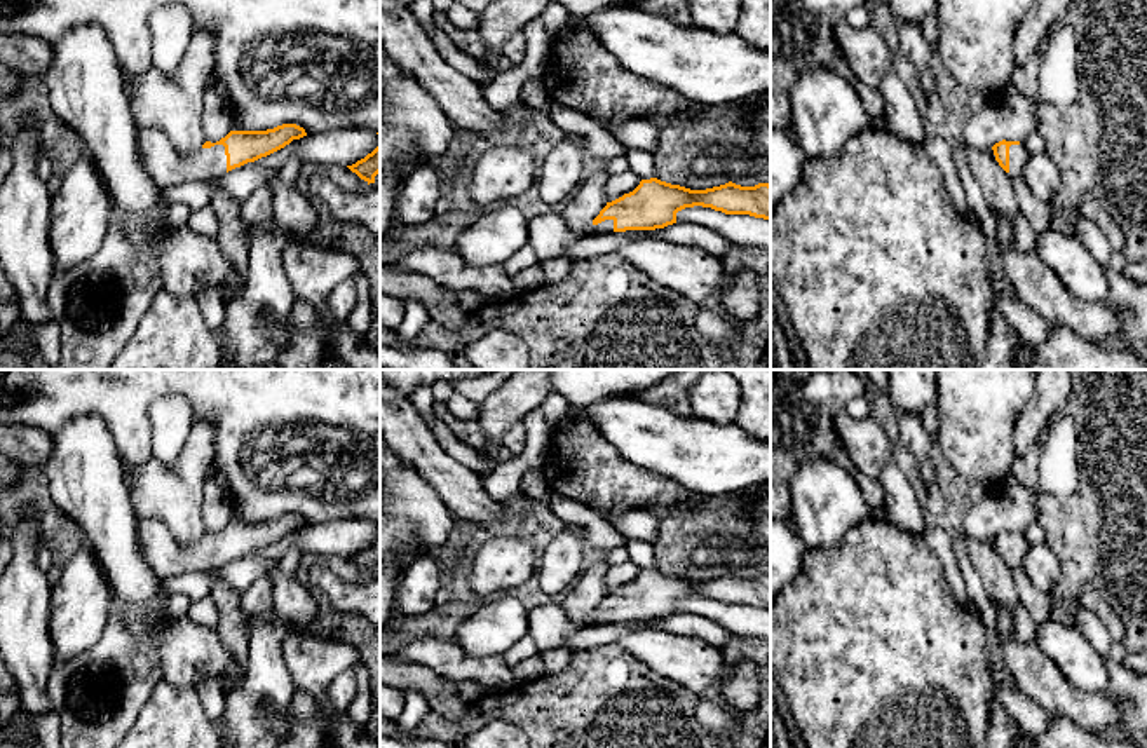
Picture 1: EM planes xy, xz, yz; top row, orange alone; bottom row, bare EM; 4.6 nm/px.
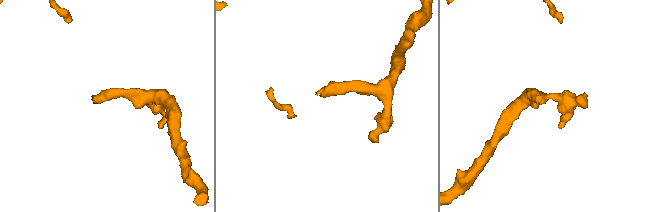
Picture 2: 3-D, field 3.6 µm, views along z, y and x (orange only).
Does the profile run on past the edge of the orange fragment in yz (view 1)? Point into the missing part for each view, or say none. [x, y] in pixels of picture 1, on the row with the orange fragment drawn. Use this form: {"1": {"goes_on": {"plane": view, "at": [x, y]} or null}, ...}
{"1": {"goes_on": {"plane": "yz", "at": [1018, 156]}}}

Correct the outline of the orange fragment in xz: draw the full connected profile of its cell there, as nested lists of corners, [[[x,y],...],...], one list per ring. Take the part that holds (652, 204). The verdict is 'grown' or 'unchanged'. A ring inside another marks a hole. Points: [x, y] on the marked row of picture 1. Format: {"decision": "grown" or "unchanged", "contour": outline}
{"decision": "grown", "contour": [[[657,178],[641,180],[633,192],[607,202],[584,232],[568,228],[560,211],[530,218],[528,244],[540,265],[544,260],[565,256],[565,251],[580,237],[664,228],[676,223],[678,211],[694,206],[770,221],[770,185],[741,187],[729,181],[706,190],[690,190]]]}

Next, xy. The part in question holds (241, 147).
{"decision": "grown", "contour": [[[296,124],[267,131],[230,131],[220,141],[206,141],[200,150],[183,155],[159,127],[143,127],[138,129],[138,152],[143,169],[162,188],[221,176],[303,136],[305,129]]]}

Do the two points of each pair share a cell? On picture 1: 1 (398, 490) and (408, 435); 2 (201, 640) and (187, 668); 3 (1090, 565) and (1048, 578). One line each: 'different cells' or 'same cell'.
1: different cells
2: same cell
3: different cells

